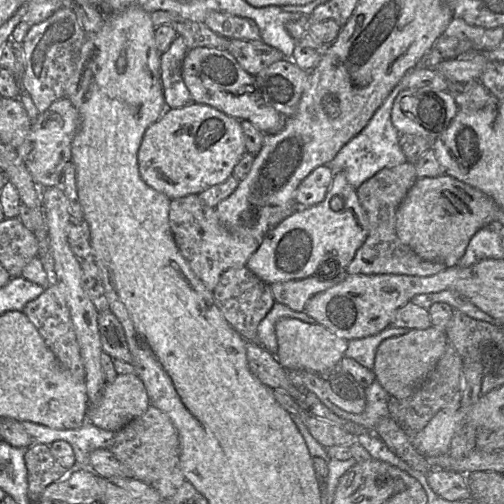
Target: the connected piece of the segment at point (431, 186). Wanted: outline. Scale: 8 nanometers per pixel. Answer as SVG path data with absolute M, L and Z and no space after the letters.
M443 174L418 178L397 208L396 232L402 243L421 258L441 262L446 267L458 264L472 236L481 228L502 219L502 209L492 197L453 176Z

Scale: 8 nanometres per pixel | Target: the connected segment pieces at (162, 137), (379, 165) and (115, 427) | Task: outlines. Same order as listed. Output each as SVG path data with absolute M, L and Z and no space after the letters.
M190 103L182 108L165 110L163 115L148 127L138 151L138 167L140 176L147 185L173 200L187 195L198 195L225 182L245 153L247 151L240 120L211 106Z
M406 74L400 83L392 90L386 100L374 113L365 128L348 141L337 153L334 159L328 163L333 173L343 172L350 185L357 189L363 182L374 176L384 168L394 167L407 161L400 145L400 133L391 121L393 103L398 94L408 88Z
M117 374L115 380L106 383L96 404L88 407L87 420L93 425L116 433L133 419L143 415L150 406L144 383L136 374Z

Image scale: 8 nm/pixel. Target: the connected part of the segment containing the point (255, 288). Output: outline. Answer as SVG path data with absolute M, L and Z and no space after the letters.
M247 266L234 267L225 271L213 291L215 303L229 324L246 340L259 344L259 323L272 309L276 300L271 285L257 277Z

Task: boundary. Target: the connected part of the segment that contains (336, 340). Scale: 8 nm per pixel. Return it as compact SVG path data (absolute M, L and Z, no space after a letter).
M284 318L276 323L276 337L278 343L276 358L286 370L306 370L315 374L320 374L340 363L349 342L319 323L310 324L294 318Z

